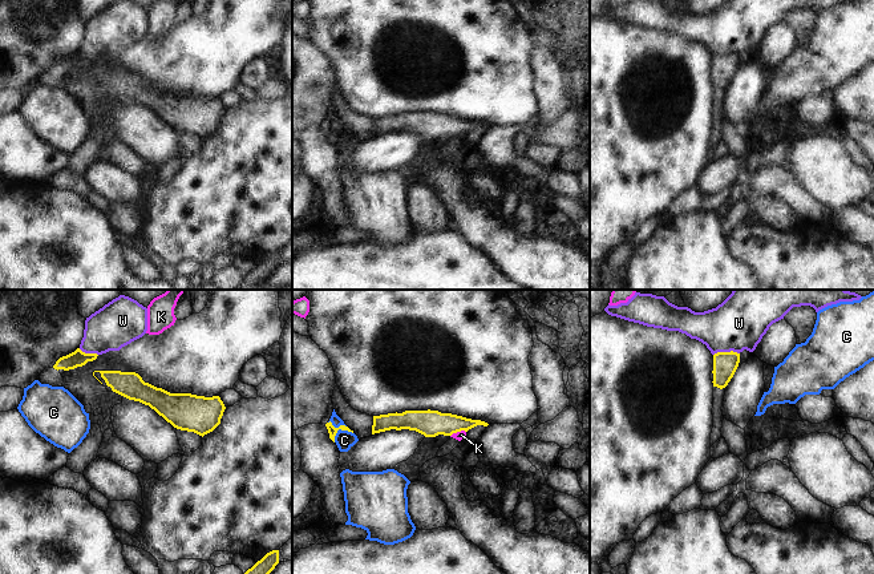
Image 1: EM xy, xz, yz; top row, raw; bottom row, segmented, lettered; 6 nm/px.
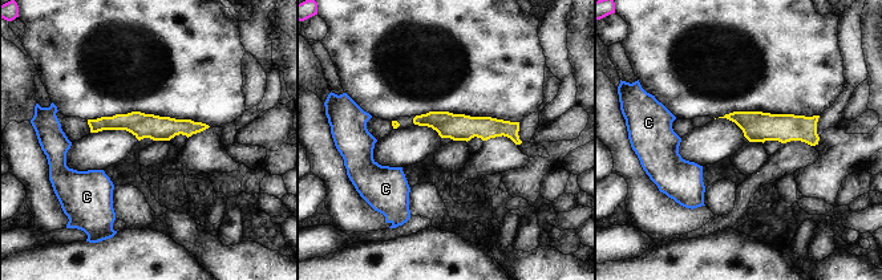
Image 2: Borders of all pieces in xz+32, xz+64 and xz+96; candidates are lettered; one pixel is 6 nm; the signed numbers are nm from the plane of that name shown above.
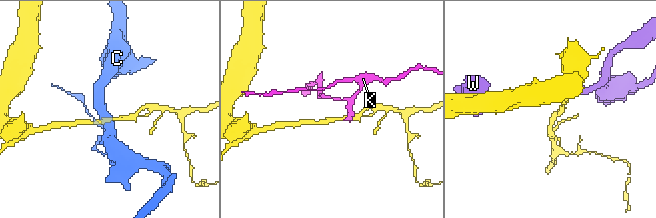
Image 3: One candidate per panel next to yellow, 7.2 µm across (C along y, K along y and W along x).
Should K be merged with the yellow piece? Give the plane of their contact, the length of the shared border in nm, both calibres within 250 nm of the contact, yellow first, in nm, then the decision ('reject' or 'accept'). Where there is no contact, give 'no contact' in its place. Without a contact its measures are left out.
xz | 100 nm | 160/50 nm | reject

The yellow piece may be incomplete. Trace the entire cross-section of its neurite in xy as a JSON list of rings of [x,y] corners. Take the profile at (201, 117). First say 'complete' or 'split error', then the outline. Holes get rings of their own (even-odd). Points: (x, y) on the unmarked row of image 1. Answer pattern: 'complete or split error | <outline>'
split error | [[[94,73],[93,78],[108,94],[149,108],[174,130],[194,134],[202,140],[220,126],[226,112],[219,98],[170,96],[145,85],[135,74]]]

